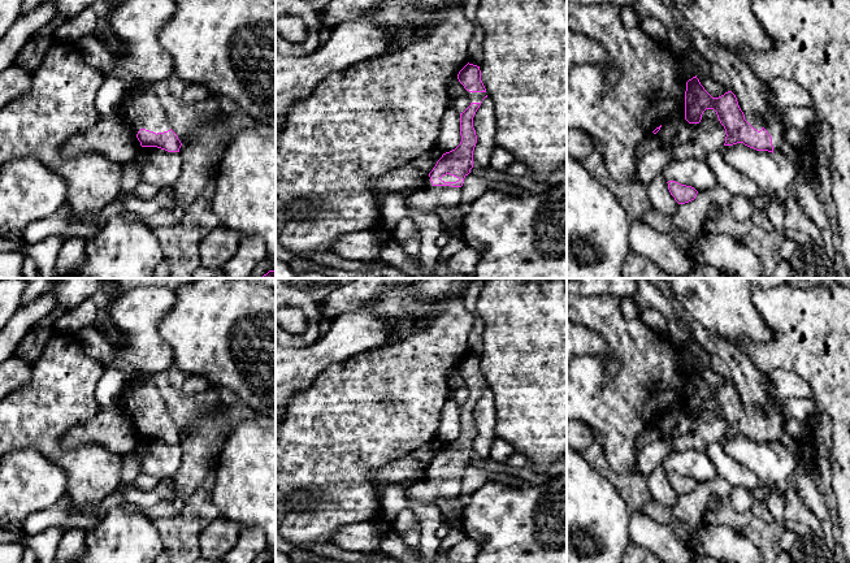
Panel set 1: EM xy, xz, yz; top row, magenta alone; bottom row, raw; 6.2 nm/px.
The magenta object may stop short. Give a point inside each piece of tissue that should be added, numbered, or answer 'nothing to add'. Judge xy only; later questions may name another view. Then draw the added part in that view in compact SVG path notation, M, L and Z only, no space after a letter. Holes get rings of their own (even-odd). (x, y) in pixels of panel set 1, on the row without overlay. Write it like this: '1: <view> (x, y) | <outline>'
1: xy (142, 398) | M134 376L125 387L120 403L136 425L140 420L156 425L170 421L161 393L148 376Z

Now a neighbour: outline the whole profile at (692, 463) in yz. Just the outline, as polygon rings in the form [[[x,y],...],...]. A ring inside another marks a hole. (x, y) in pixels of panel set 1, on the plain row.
[[[688,449],[669,452],[660,463],[665,472],[691,477],[698,484],[719,476],[716,465],[703,451]]]

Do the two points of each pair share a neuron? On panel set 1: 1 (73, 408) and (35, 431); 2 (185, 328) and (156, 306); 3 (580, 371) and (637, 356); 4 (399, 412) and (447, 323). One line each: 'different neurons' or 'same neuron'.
1: same neuron
2: different neurons
3: same neuron
4: same neuron

